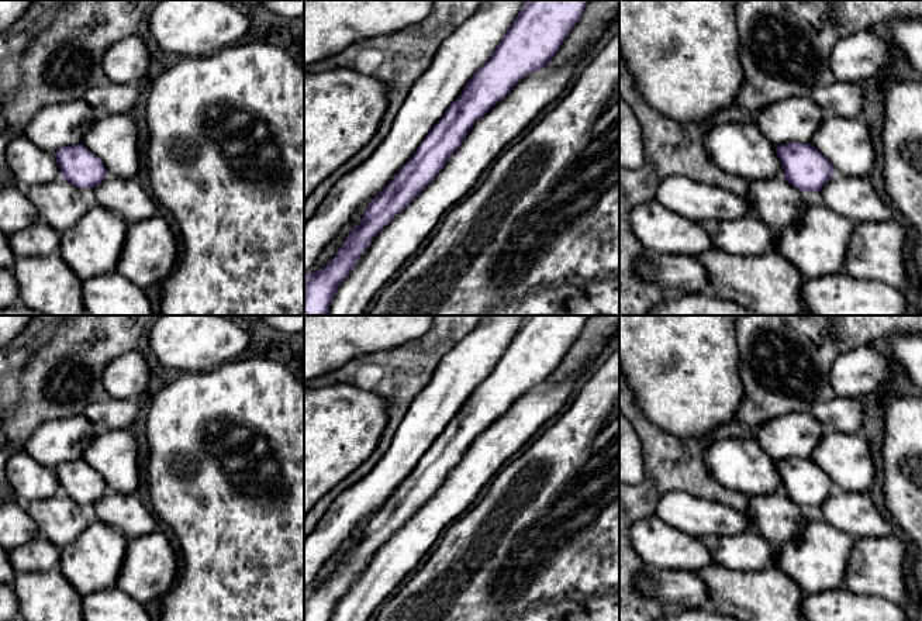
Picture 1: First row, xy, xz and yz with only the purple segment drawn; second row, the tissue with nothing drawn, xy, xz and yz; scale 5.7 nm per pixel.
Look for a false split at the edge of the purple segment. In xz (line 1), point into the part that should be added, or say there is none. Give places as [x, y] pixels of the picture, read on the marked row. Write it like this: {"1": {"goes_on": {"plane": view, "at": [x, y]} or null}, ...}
{"1": {"goes_on": null}}

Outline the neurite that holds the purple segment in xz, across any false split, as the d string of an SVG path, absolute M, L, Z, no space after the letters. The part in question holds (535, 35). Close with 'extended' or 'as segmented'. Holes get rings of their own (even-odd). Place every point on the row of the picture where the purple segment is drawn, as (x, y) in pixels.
M528 0L491 58L476 70L418 149L391 182L369 203L362 220L324 269L304 277L304 315L327 315L334 294L373 238L429 184L462 145L469 130L526 75L546 66L576 27L588 0Z; as segmented

